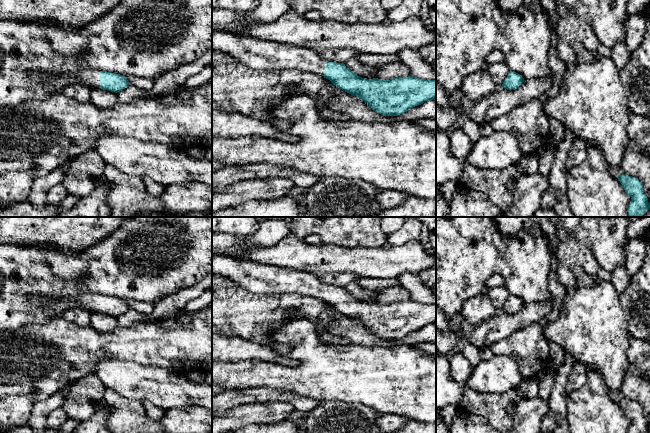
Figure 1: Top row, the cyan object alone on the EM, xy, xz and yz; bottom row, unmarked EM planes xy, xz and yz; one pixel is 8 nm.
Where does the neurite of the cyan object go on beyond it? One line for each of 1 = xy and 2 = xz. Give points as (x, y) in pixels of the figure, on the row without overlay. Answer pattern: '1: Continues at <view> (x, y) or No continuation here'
1: Continues at xy (89, 301)
2: Continues at xz (254, 278)

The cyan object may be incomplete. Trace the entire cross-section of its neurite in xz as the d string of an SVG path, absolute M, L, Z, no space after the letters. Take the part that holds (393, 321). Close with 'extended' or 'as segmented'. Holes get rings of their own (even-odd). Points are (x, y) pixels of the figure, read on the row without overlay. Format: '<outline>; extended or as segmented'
M212 256L212 274L226 277L257 295L286 293L315 297L359 321L384 340L398 340L425 325L436 324L435 304L413 300L390 304L362 302L344 287L325 285L319 277L308 272L240 261L234 257Z; extended

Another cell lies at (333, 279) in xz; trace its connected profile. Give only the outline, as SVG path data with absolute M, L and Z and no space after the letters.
M330 273L326 276L319 277L320 281L325 285L346 287L351 281L358 279L359 276L356 273Z

